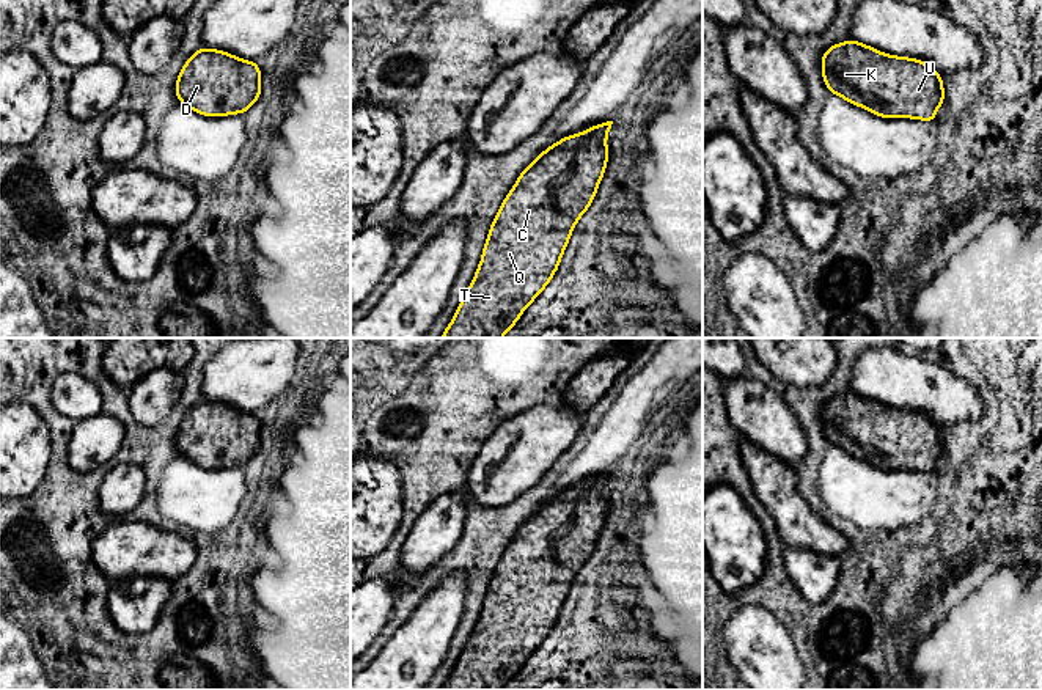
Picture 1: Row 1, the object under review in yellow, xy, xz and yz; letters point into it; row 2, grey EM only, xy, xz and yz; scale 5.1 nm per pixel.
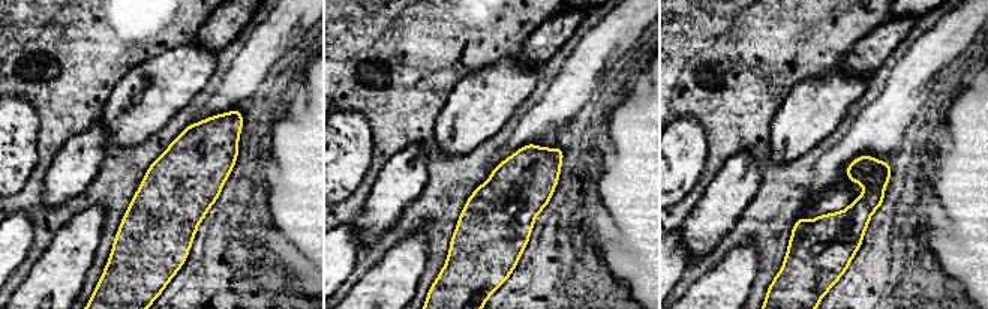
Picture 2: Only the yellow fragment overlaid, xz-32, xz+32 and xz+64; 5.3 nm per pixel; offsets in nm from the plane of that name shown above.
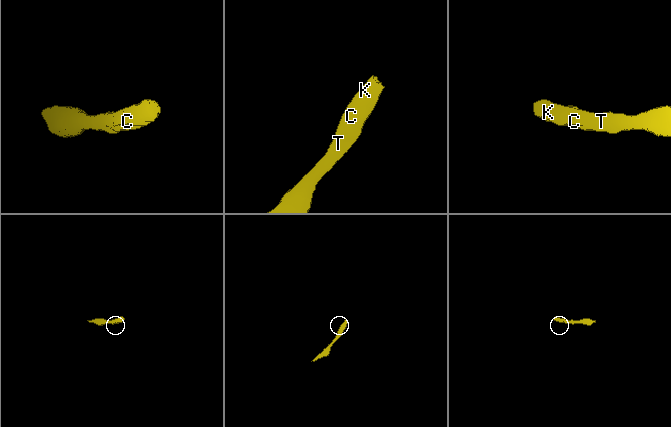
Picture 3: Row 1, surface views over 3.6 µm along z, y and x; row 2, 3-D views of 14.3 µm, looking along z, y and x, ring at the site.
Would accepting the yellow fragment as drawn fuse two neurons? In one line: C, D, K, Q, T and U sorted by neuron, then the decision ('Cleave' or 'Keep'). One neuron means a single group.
Groups: C D K Q T U. Keep

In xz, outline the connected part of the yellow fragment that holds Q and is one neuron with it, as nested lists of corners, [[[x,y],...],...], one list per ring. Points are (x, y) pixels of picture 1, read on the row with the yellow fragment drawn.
[[[613,121],[600,123],[583,134],[574,134],[556,141],[523,168],[489,229],[475,278],[462,297],[451,324],[440,338],[501,338],[515,325],[523,310],[542,292],[555,275],[572,229],[591,206],[605,173],[608,160],[605,141],[611,124]]]

